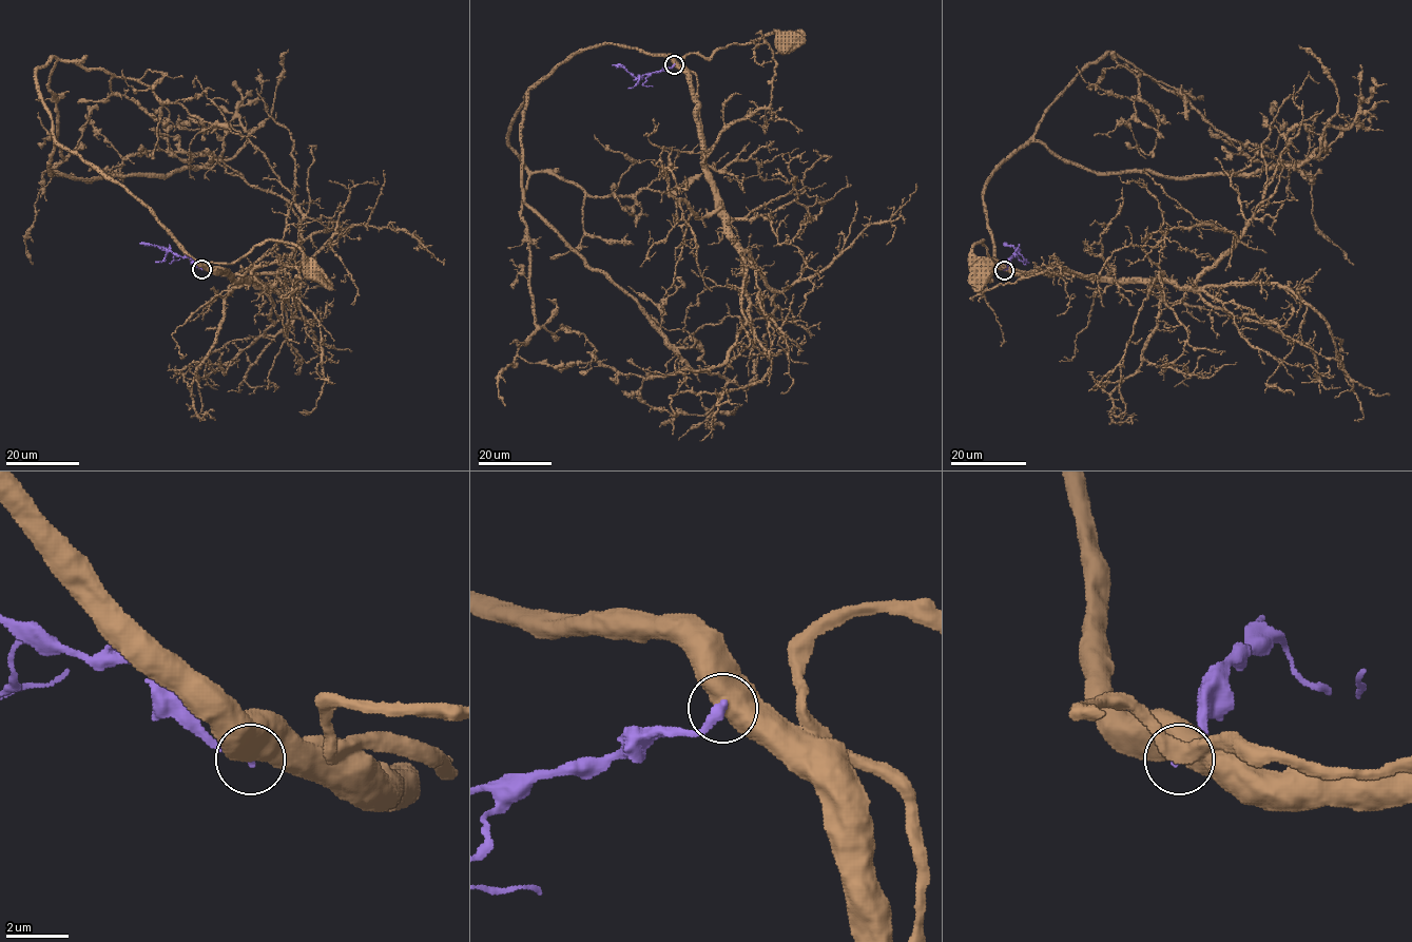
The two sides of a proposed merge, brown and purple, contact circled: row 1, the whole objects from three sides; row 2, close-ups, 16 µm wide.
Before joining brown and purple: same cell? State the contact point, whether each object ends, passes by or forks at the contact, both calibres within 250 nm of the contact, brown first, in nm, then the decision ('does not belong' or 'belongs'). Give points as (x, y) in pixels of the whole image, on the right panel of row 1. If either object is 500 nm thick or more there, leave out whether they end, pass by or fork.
at (1004, 270); 750 nm thick on the brown side, 300 nm on the other; does not belong

